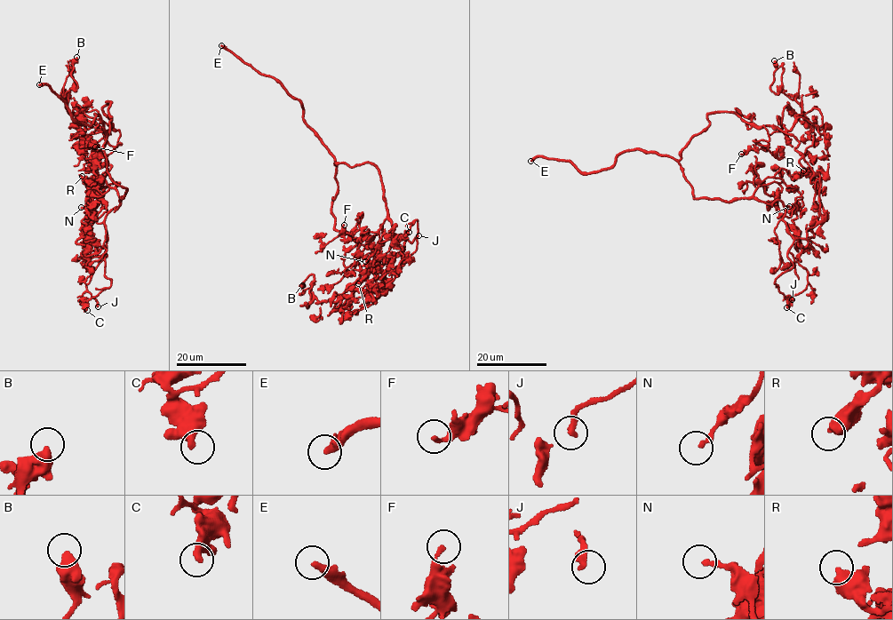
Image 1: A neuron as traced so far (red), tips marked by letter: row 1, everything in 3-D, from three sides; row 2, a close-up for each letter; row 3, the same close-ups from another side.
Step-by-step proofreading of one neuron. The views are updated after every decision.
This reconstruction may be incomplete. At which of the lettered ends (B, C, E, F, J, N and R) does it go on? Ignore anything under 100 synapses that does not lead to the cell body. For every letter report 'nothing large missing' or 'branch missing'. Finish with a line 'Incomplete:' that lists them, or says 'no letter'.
B: nothing large missing
C: nothing large missing
E: branch missing
F: nothing large missing
J: nothing large missing
N: nothing large missing
R: nothing large missing
Incomplete: E

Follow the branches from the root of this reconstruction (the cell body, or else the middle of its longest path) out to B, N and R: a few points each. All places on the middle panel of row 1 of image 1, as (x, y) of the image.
B: (333, 197), (334, 227), (357, 244), (359, 275), (342, 293), (319, 302), (310, 298), (314, 275), (302, 285)
N: (333, 197), (336, 161), (352, 167), (371, 162), (378, 170), (387, 214), (369, 244), (376, 250), (365, 261)
R: (333, 197), (338, 187), (336, 161), (352, 167), (371, 162), (378, 170), (387, 214), (380, 244), (358, 283)

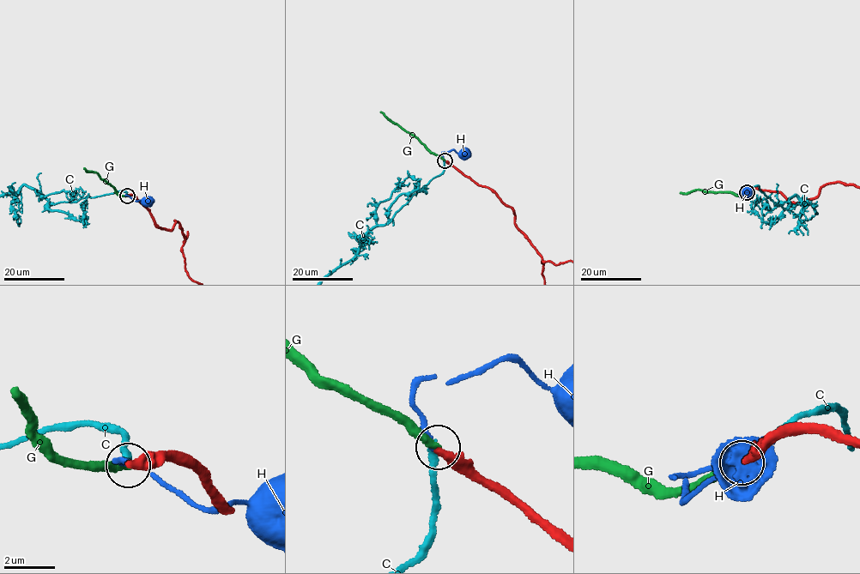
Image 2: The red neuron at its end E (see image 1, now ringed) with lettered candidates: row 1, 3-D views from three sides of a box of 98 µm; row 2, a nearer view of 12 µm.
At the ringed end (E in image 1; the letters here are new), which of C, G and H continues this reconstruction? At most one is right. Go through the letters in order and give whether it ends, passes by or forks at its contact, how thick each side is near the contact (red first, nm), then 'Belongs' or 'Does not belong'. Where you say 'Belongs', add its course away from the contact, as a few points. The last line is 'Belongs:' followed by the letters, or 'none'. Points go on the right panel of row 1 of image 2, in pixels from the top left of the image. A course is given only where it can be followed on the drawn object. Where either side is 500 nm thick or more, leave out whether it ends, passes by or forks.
C: It ends there. Thickness 400 nm (red) against 280 nm. Does not belong
G: It ends there. Thickness 360 nm (red) against 280 nm. Belongs
H: It ends there. Thickness 360 nm (red) against 200 nm. Does not belong
Belongs: G

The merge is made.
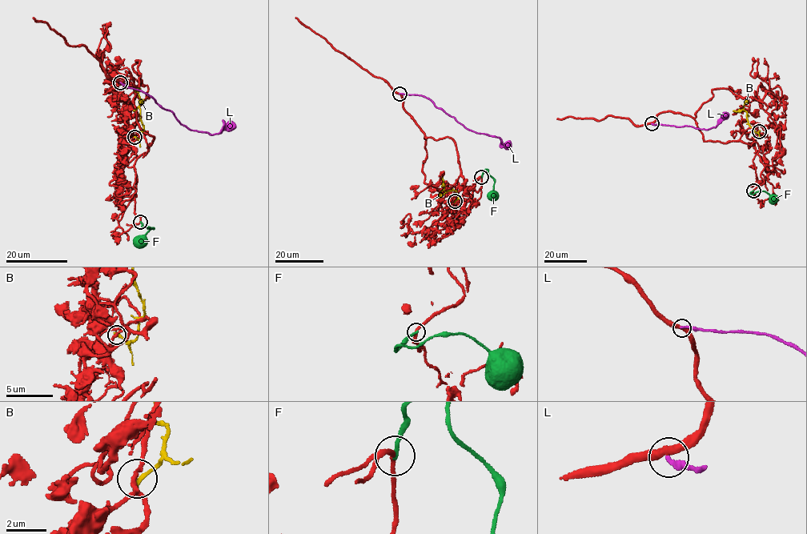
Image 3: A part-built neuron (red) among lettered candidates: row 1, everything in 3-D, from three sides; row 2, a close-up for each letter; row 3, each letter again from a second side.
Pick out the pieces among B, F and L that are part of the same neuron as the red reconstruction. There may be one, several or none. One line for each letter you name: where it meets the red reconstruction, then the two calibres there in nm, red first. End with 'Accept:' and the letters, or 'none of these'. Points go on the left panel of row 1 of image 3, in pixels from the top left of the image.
Accept: none of these

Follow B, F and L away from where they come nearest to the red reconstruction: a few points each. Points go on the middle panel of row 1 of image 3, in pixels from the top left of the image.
B: (455, 201), (458, 195), (455, 190), (446, 192), (443, 189), (438, 198)
F: (482, 177), (483, 170), (487, 170), (494, 181), (490, 194), (491, 199)
L: (399, 94), (427, 98), (436, 107), (466, 128), (499, 137), (502, 142), (511, 145)

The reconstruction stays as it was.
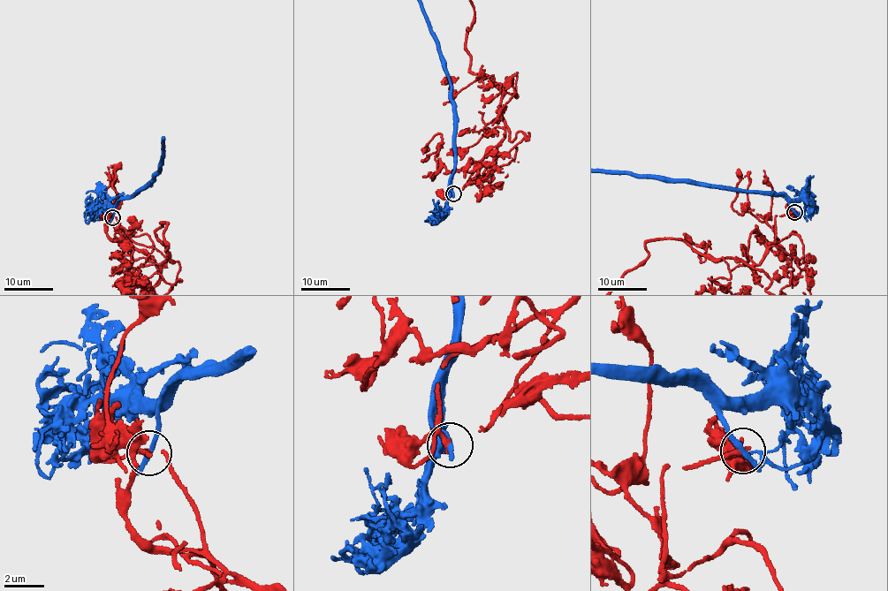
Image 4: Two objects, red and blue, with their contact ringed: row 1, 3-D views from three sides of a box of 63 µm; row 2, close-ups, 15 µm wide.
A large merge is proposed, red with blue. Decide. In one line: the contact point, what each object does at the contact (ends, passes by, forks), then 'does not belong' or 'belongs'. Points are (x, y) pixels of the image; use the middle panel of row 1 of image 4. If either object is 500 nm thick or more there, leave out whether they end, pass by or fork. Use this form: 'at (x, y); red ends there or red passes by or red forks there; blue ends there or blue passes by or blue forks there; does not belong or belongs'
at (453, 193); red passes by; blue passes by; does not belong

